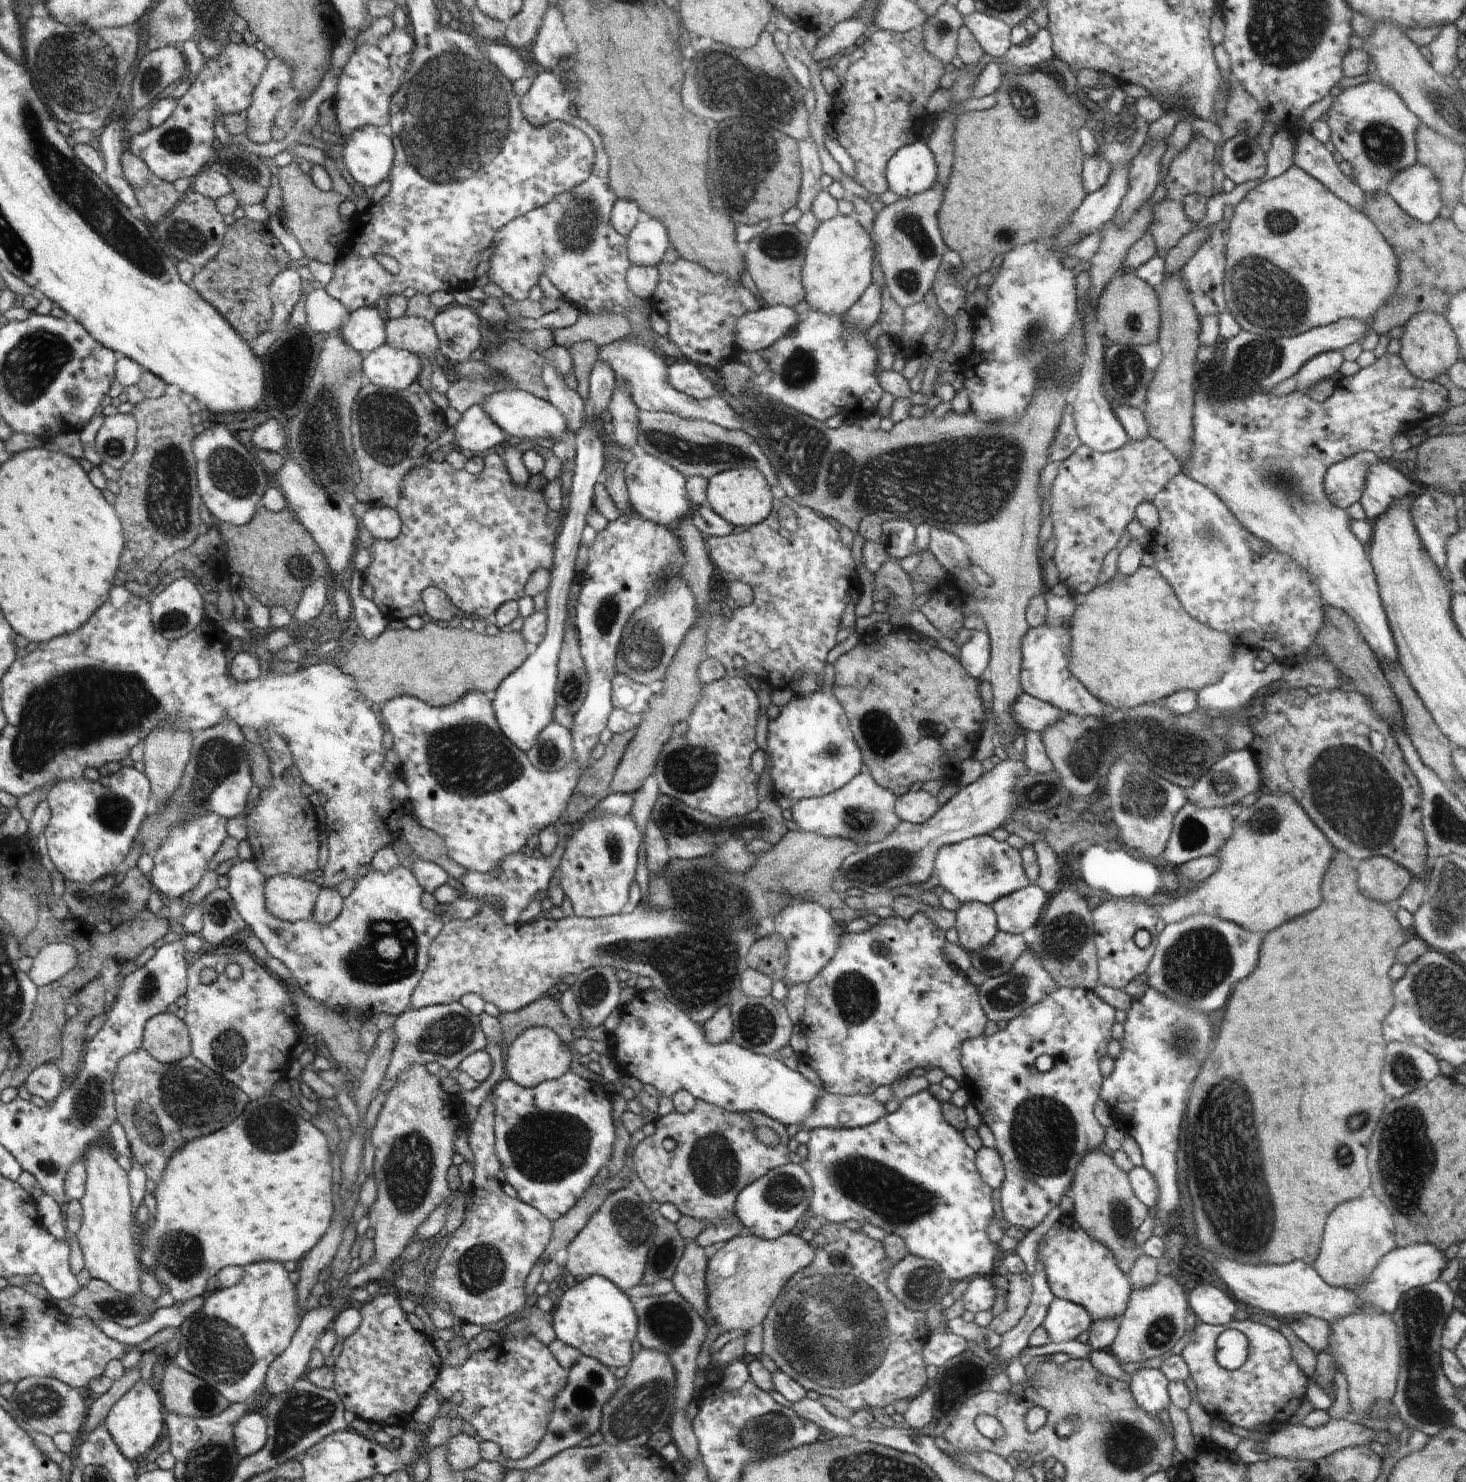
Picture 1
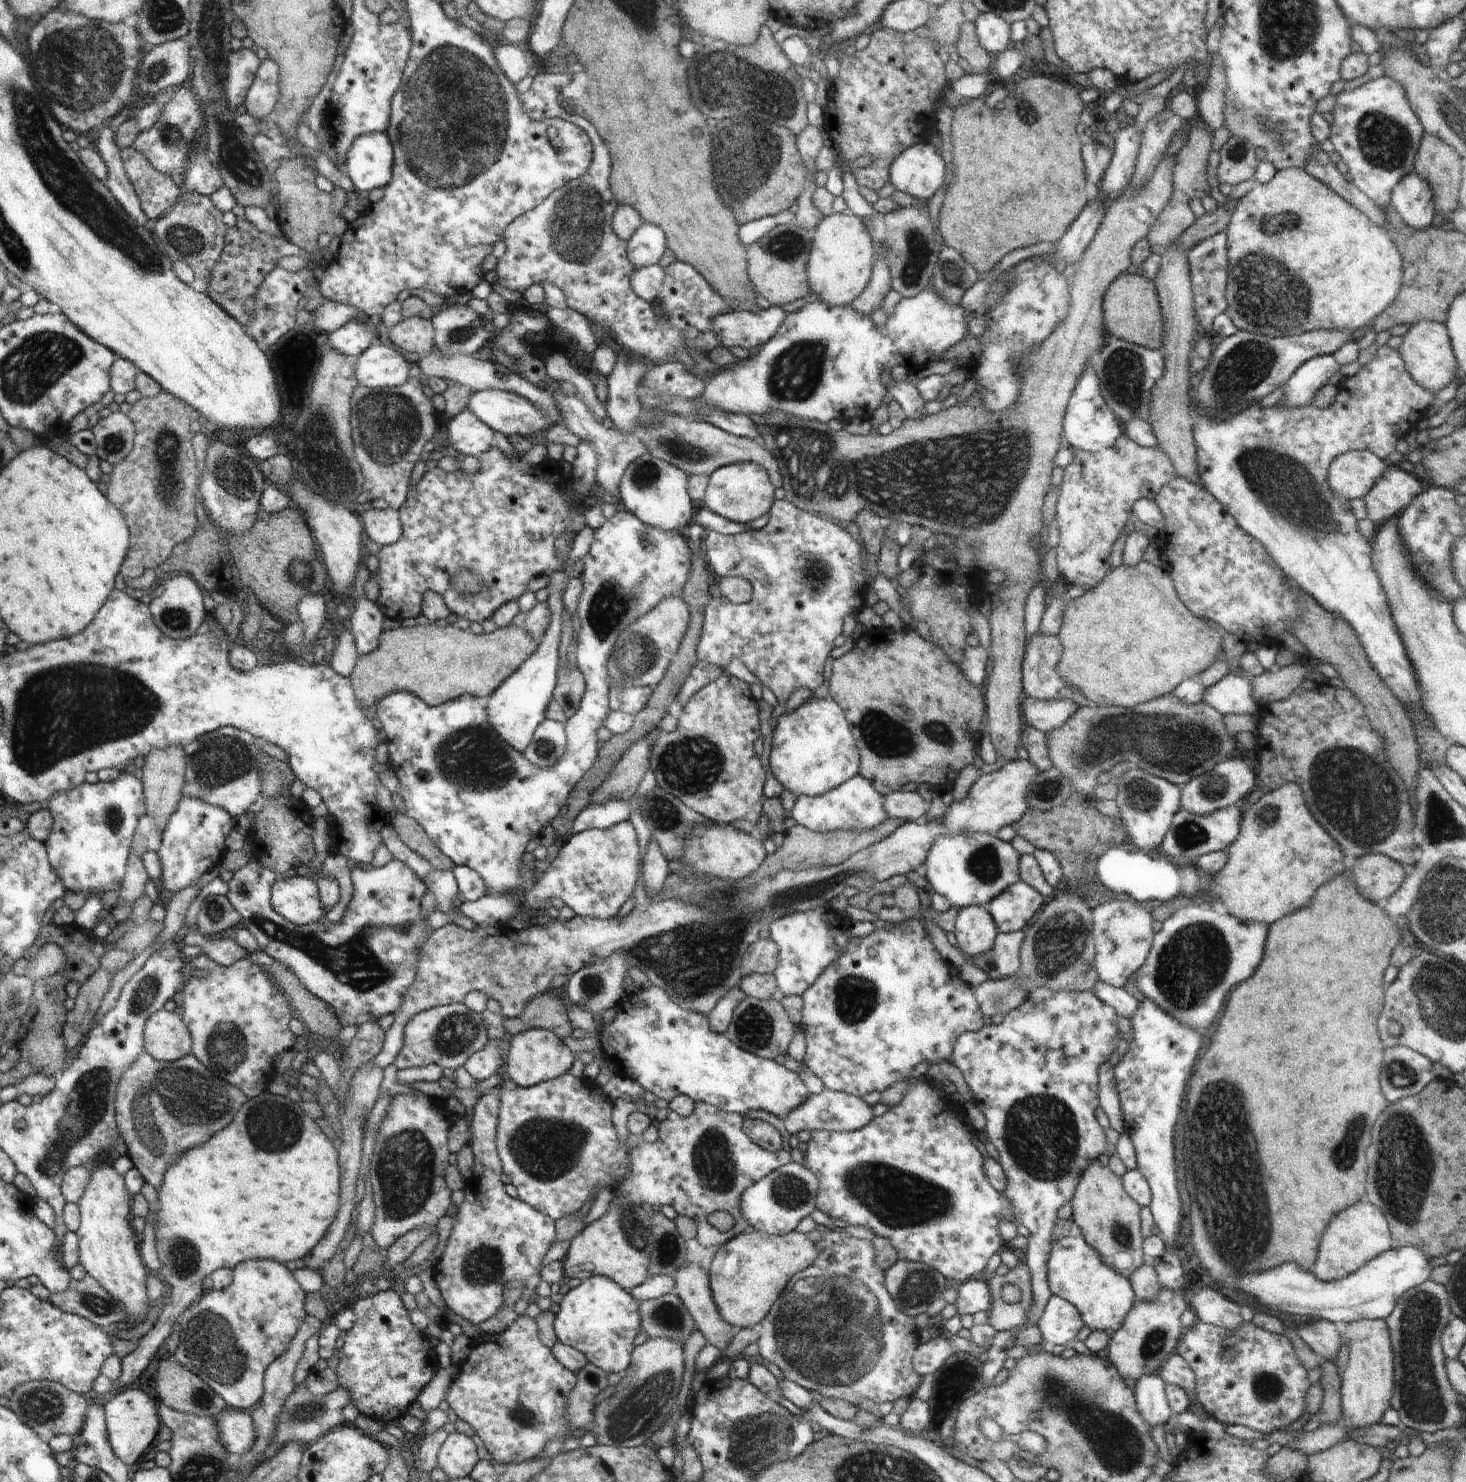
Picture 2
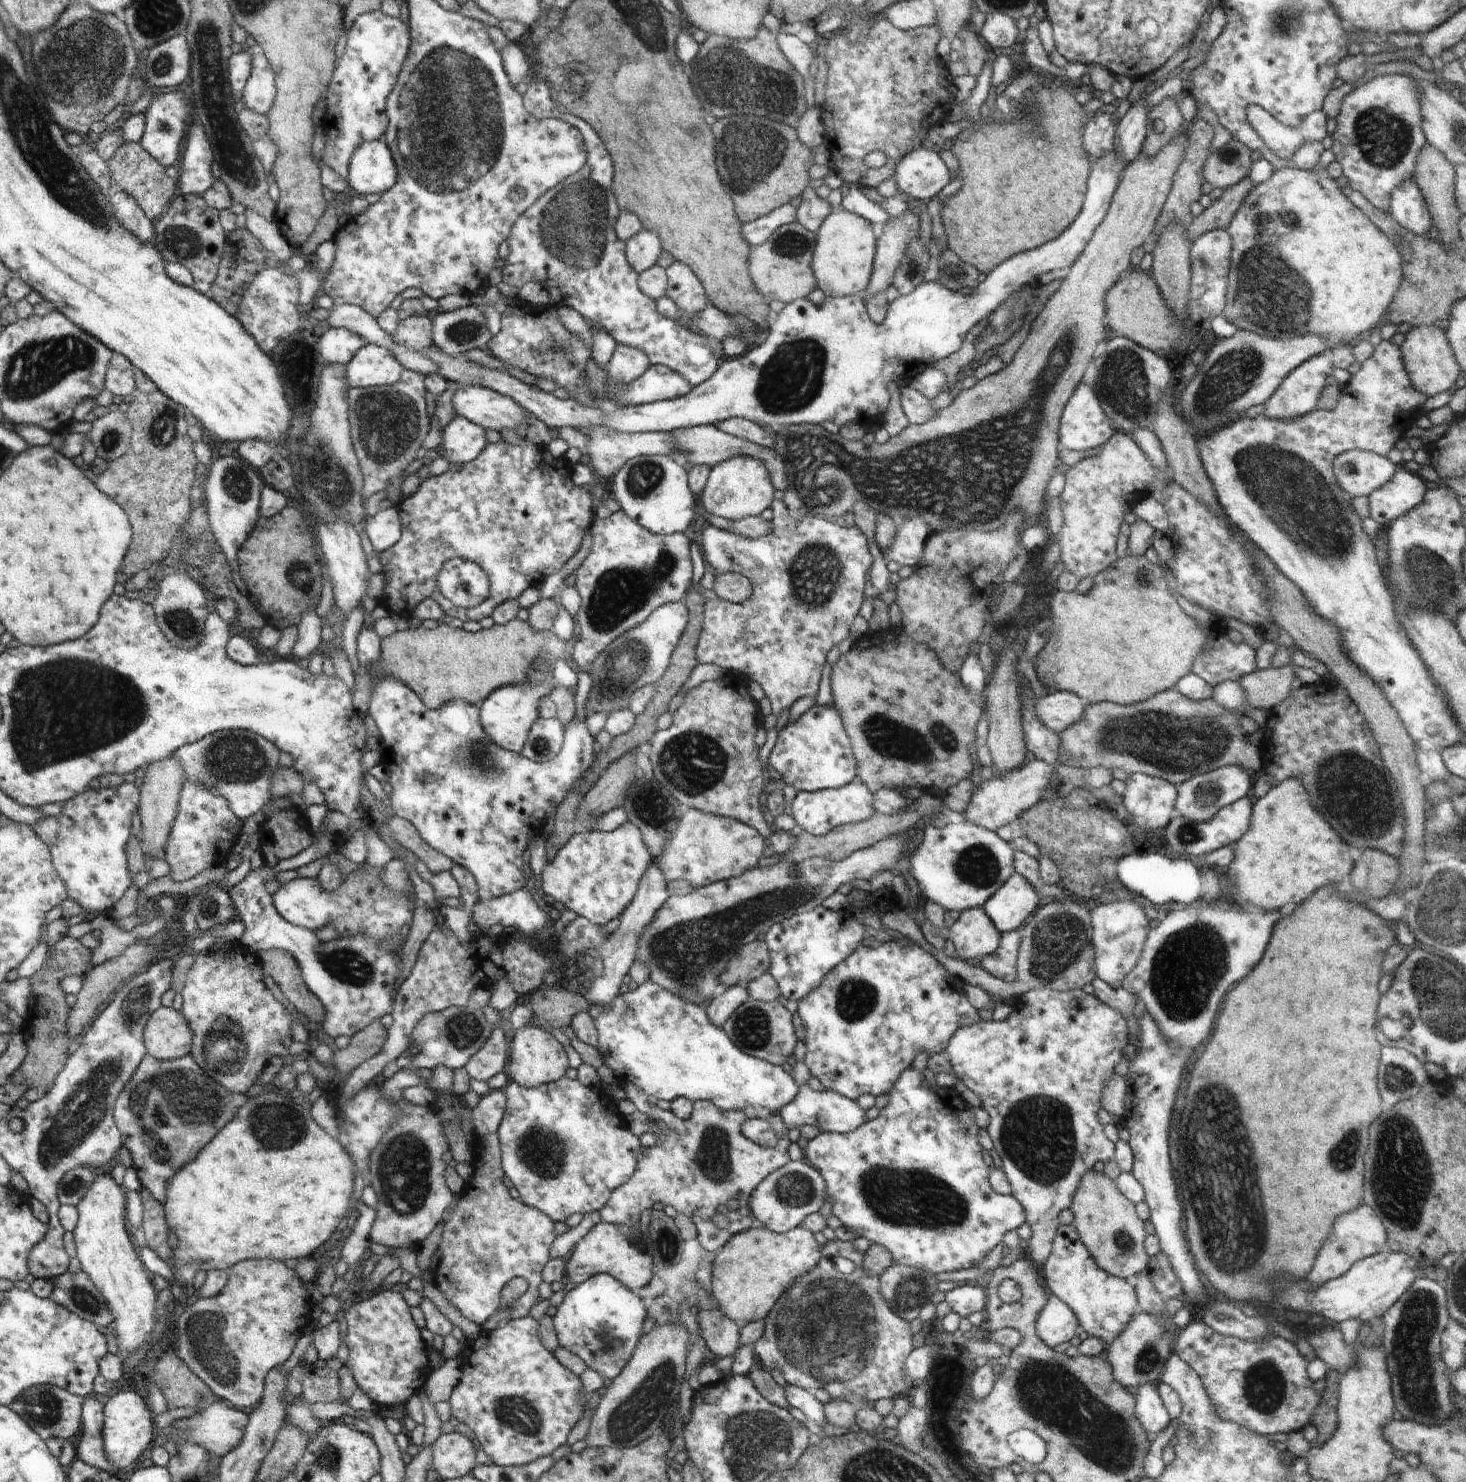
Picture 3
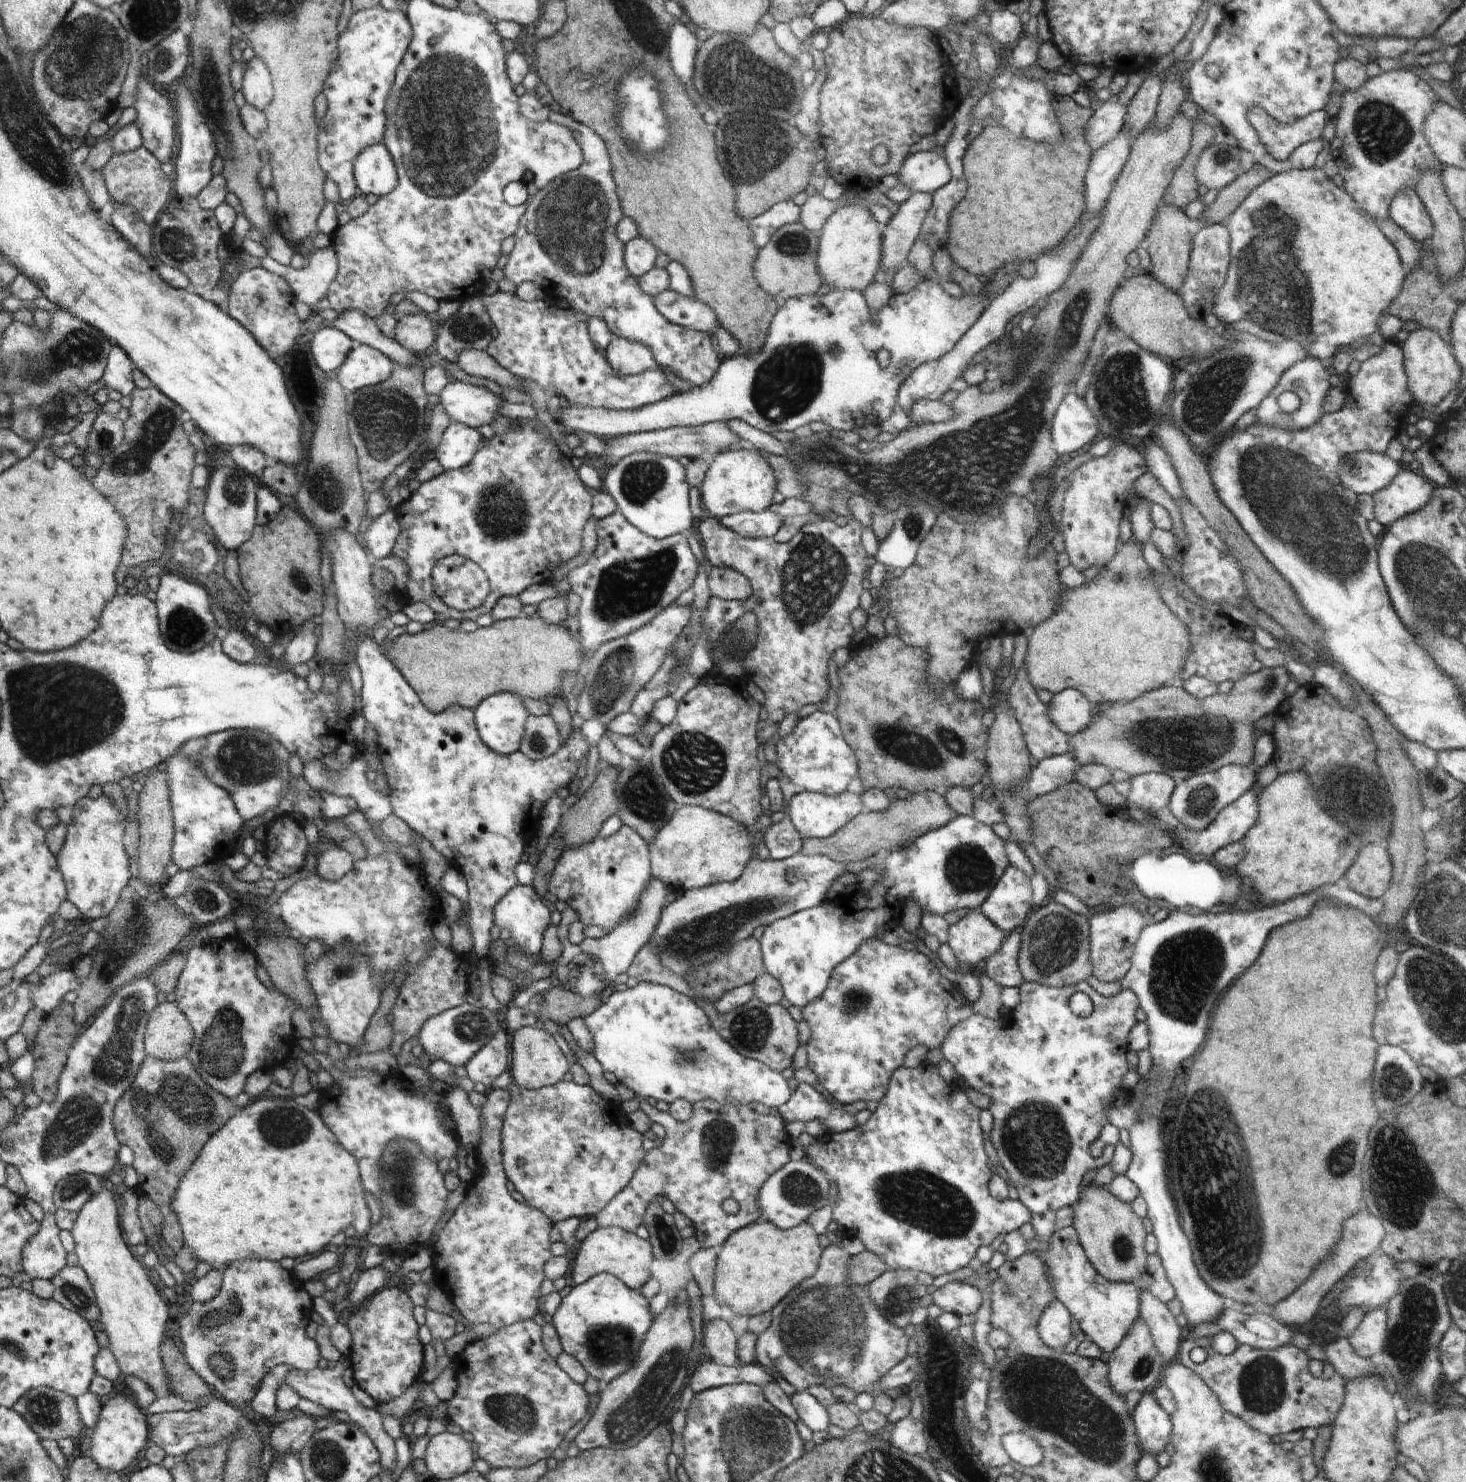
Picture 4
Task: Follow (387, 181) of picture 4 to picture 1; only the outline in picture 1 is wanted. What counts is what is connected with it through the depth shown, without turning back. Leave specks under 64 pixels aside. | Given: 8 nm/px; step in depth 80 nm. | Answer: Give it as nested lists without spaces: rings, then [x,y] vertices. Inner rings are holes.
[[[374,125],[358,129],[342,145],[342,162],[352,178],[367,191],[392,176],[396,147],[387,129]]]

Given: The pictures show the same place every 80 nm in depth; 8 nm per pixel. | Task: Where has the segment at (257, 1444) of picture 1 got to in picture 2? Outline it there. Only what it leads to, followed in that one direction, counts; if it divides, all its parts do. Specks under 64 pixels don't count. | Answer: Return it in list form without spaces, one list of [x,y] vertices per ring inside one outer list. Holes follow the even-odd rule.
[[[236,1409],[221,1411],[214,1417],[219,1424],[219,1437],[228,1452],[240,1457],[255,1448],[257,1430],[252,1414]]]

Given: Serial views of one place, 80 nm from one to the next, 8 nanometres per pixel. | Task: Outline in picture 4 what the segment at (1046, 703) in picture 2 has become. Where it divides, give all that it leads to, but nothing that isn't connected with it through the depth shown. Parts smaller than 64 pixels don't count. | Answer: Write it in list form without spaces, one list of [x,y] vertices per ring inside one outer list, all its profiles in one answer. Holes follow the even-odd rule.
[[[1069,688],[1052,696],[1046,704],[1050,722],[1064,734],[1073,735],[1086,728],[1094,715],[1097,715],[1100,703],[1090,702],[1079,690]]]

